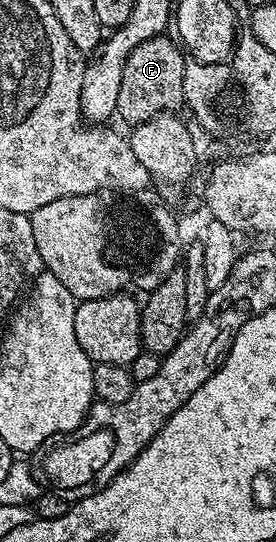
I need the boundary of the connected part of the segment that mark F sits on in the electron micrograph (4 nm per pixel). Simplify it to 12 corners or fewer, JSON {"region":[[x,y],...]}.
{"region":[[141,42],[121,75],[117,113],[134,127],[184,104],[183,50]]}

